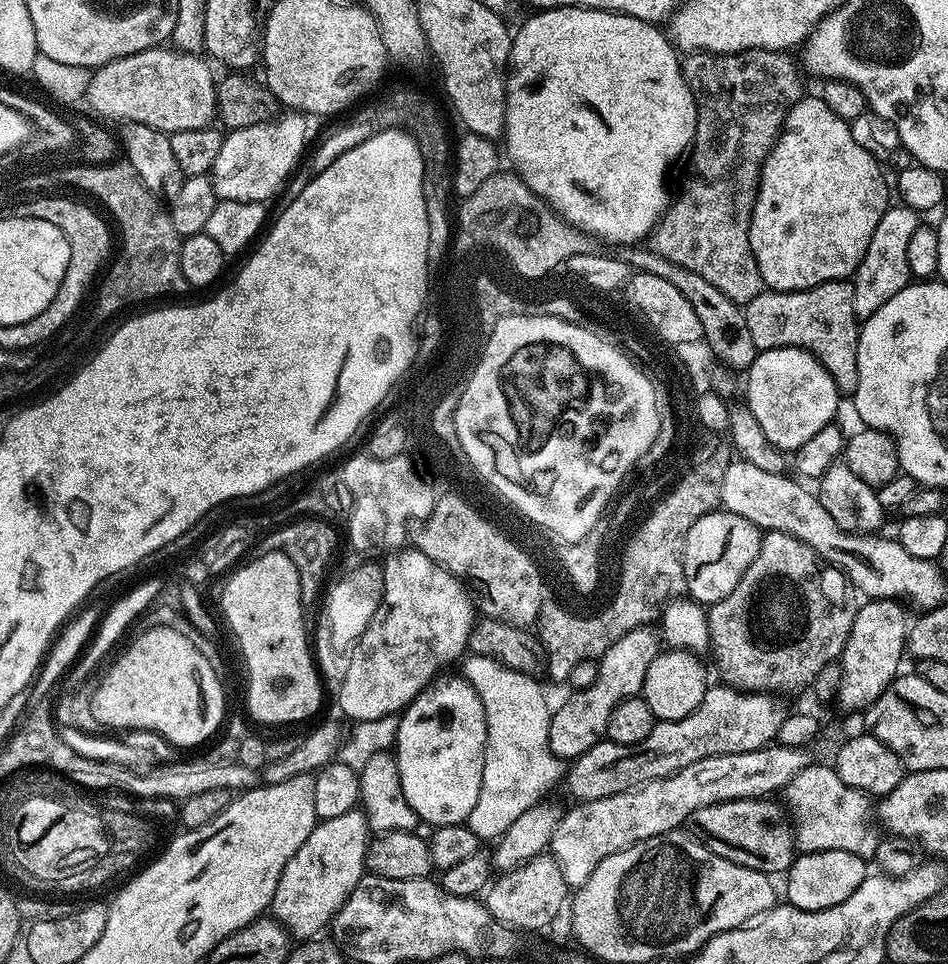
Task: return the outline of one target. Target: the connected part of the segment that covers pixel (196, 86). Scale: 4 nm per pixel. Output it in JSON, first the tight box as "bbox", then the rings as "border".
{"bbox":[86,46,217,132],"border":[[[157,46],[111,60],[91,73],[86,104],[108,120],[126,120],[158,132],[207,128],[217,119],[217,81],[214,76],[212,80],[209,61],[196,56],[175,46]]]}

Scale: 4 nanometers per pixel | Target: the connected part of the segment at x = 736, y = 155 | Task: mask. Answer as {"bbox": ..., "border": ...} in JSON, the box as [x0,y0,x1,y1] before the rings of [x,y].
{"bbox":[650,48,806,306],"border":[[[747,48],[741,52],[690,52],[682,60],[684,81],[692,91],[692,97],[696,103],[696,133],[690,145],[692,161],[688,164],[688,177],[684,180],[684,189],[677,196],[675,193],[674,199],[661,212],[660,219],[656,221],[656,226],[650,233],[650,247],[662,258],[666,258],[686,270],[694,270],[694,274],[702,274],[702,278],[706,278],[706,282],[710,282],[710,286],[718,286],[718,290],[722,290],[722,294],[726,294],[726,298],[730,298],[741,306],[750,303],[758,293],[765,291],[764,279],[758,270],[758,262],[750,250],[750,222],[752,221],[752,211],[756,205],[756,193],[760,191],[760,175],[764,169],[764,159],[772,153],[776,140],[783,132],[788,112],[806,95],[804,80],[800,77],[801,65],[799,63],[796,65],[788,56],[791,55],[787,51],[775,52],[765,48]]]}

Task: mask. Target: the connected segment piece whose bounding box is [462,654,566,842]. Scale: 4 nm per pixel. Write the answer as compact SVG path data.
M465 655L462 660L462 675L465 680L469 680L474 686L474 690L478 694L478 698L482 702L482 710L486 714L486 750L484 751L484 765L482 766L482 790L478 790L478 802L474 802L474 810L470 810L466 821L468 828L474 830L474 834L482 842L495 842L506 834L506 830L510 830L512 823L522 814L526 814L526 810L537 807L541 803L540 798L555 784L556 780L560 781L565 777L566 764L560 760L550 750L550 722L552 721L552 712L548 708L548 700L544 697L544 692L540 689L540 684L536 681L535 675L527 672L519 672L510 666L506 666L502 662L498 662L489 656L473 656Z

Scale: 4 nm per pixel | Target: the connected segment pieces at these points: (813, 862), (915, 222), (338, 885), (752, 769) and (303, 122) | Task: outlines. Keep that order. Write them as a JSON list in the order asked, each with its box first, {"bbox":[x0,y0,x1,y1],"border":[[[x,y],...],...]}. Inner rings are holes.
[{"bbox":[782,850,869,912],"border":[[[822,850],[821,852],[800,852],[792,865],[789,866],[784,888],[782,884],[782,892],[786,895],[787,903],[798,910],[806,910],[807,912],[817,912],[818,910],[830,910],[830,906],[838,906],[842,902],[846,902],[846,898],[850,898],[850,894],[854,894],[854,890],[858,890],[858,886],[862,886],[862,882],[869,876],[869,861],[858,854],[850,854],[850,850]]]},{"bbox":[854,206,922,321],"border":[[[890,206],[886,214],[882,214],[882,222],[878,222],[878,230],[874,230],[874,238],[870,238],[870,246],[866,246],[866,254],[854,273],[854,306],[857,317],[861,321],[870,318],[878,306],[886,306],[898,290],[910,283],[910,273],[906,262],[906,242],[914,235],[914,230],[922,227],[921,213],[913,208]]]},{"bbox":[270,810,370,938],"border":[[[353,810],[341,814],[339,818],[321,820],[315,830],[298,846],[298,854],[286,862],[286,870],[282,870],[282,878],[278,878],[278,886],[274,890],[274,898],[270,905],[270,912],[279,920],[291,935],[296,938],[316,938],[320,931],[327,929],[338,914],[338,910],[346,902],[346,898],[358,886],[358,882],[366,875],[366,861],[370,843],[370,829],[368,819],[363,811]]]},{"bbox":[550,743,808,890],"border":[[[773,743],[767,748],[742,754],[702,758],[702,762],[693,762],[672,776],[651,780],[638,788],[631,788],[629,792],[577,803],[572,806],[576,808],[557,819],[550,855],[560,867],[569,889],[575,890],[583,886],[590,874],[594,874],[594,866],[598,866],[602,858],[610,858],[610,854],[618,854],[646,838],[677,831],[687,825],[694,810],[727,800],[757,799],[756,776],[772,776],[773,782],[780,785],[792,780],[794,774],[808,767],[808,753],[807,747],[791,748]]]},{"bbox":[210,110,309,202],"border":[[[288,110],[283,113],[273,115],[270,120],[263,120],[254,126],[245,128],[233,128],[225,135],[222,142],[222,150],[218,158],[214,161],[214,166],[210,173],[210,179],[217,197],[220,200],[233,200],[234,202],[268,202],[271,196],[278,197],[285,191],[285,187],[301,163],[308,144],[308,123],[309,117],[303,112]]]}]

